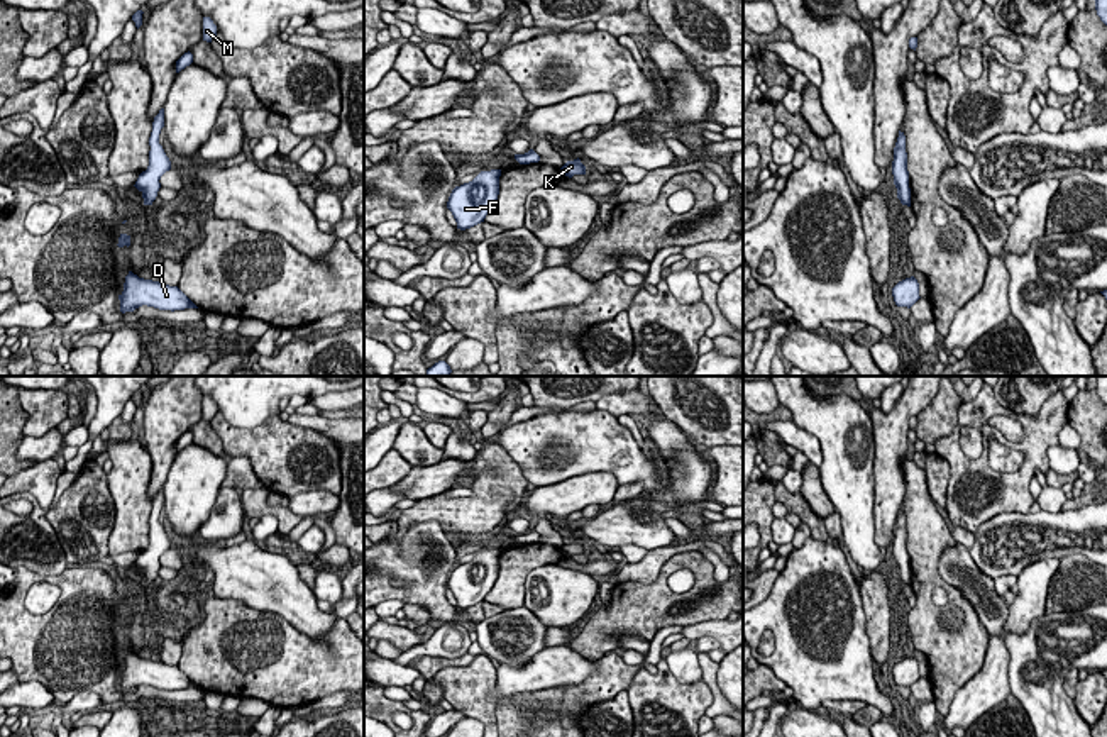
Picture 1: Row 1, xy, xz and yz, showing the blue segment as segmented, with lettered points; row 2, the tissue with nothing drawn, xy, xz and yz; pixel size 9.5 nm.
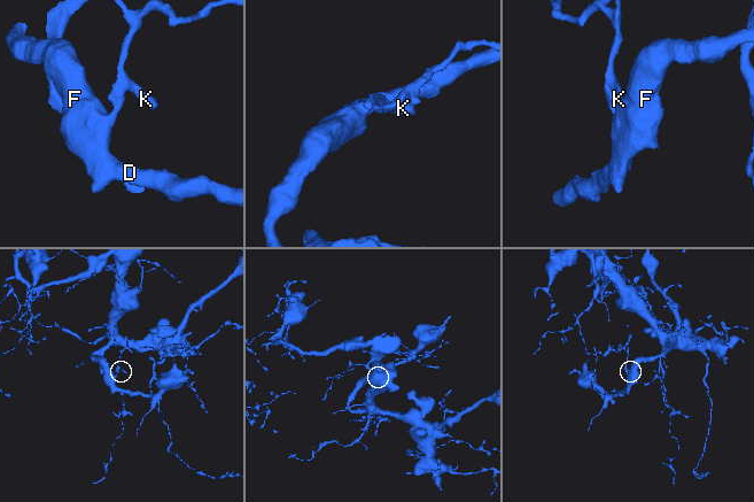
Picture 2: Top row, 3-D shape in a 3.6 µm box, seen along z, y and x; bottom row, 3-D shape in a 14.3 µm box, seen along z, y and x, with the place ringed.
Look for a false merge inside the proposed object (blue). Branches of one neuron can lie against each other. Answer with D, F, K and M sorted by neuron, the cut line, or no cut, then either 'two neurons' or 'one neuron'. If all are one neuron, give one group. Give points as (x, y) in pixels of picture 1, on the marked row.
D F K M; no cut; one neuron

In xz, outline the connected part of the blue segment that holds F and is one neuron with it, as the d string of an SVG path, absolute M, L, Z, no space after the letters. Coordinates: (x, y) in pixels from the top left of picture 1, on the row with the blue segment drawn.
M501 169L481 171L472 181L452 190L447 208L452 212L457 229L465 230L484 222L498 200L499 176Z

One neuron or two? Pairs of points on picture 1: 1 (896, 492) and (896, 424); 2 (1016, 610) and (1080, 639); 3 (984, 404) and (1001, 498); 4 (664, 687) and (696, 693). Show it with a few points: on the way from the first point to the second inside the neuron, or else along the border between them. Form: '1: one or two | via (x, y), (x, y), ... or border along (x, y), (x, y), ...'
1: one | via (891, 475), (891, 441)
2: two | border along (1045, 614), (1038, 615), (1021, 634), (1002, 629)
3: one | via (984, 427), (984, 468), (991, 475)
4: one | via (672, 693), (688, 693)

